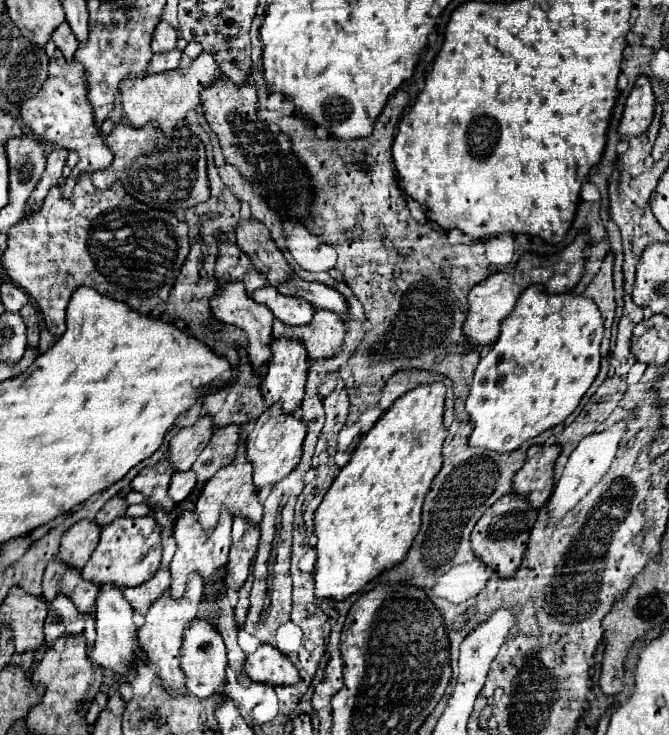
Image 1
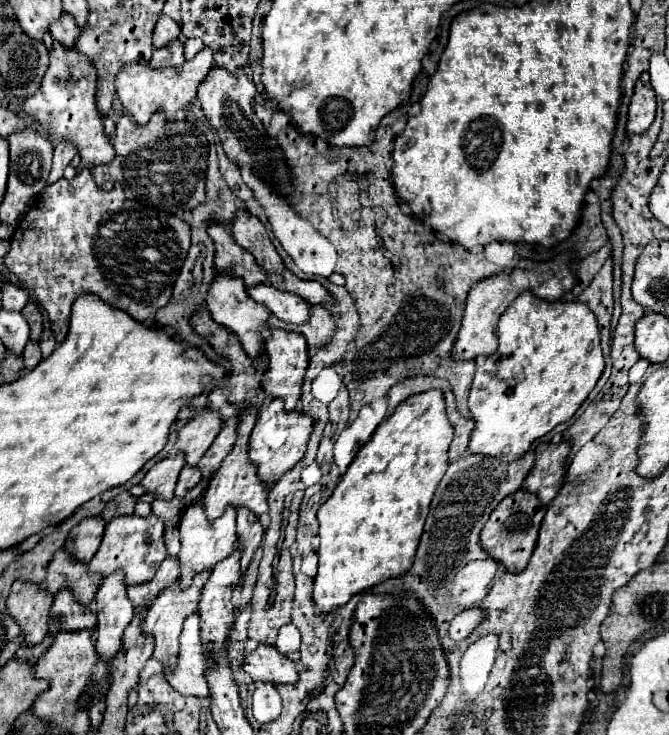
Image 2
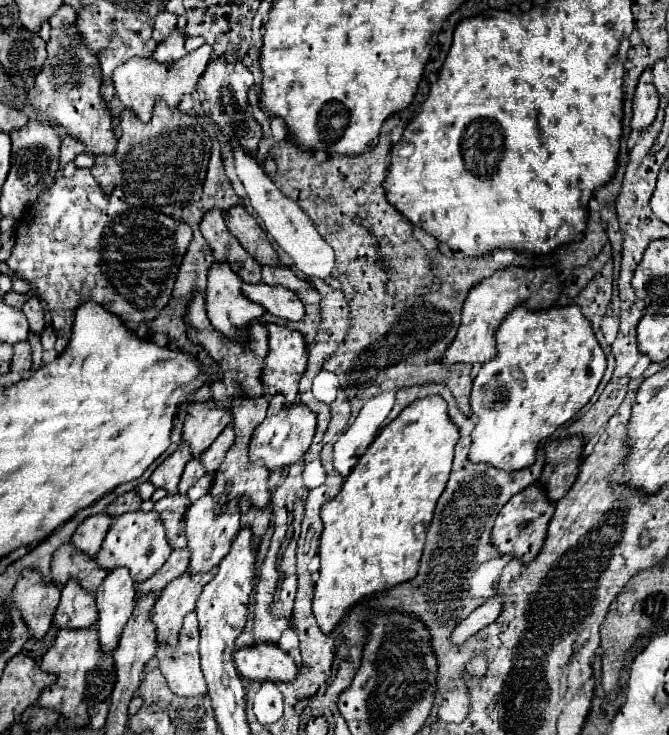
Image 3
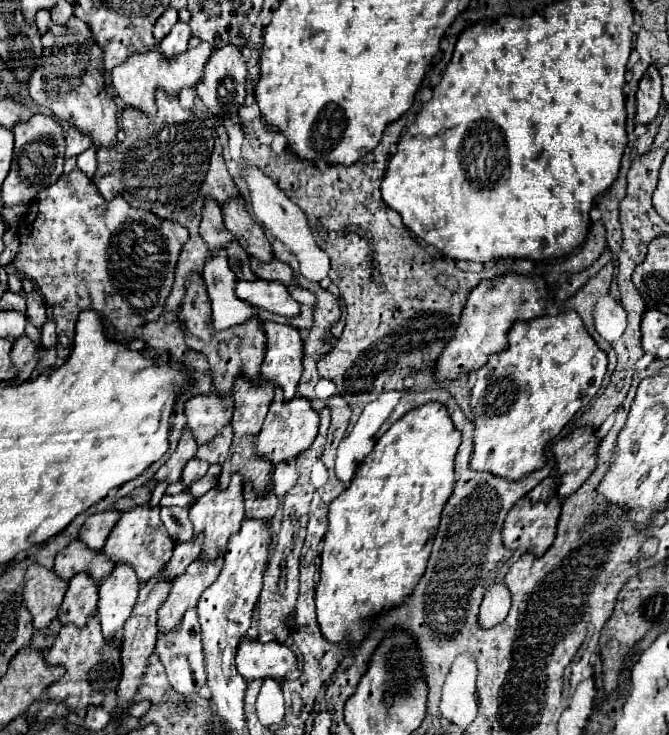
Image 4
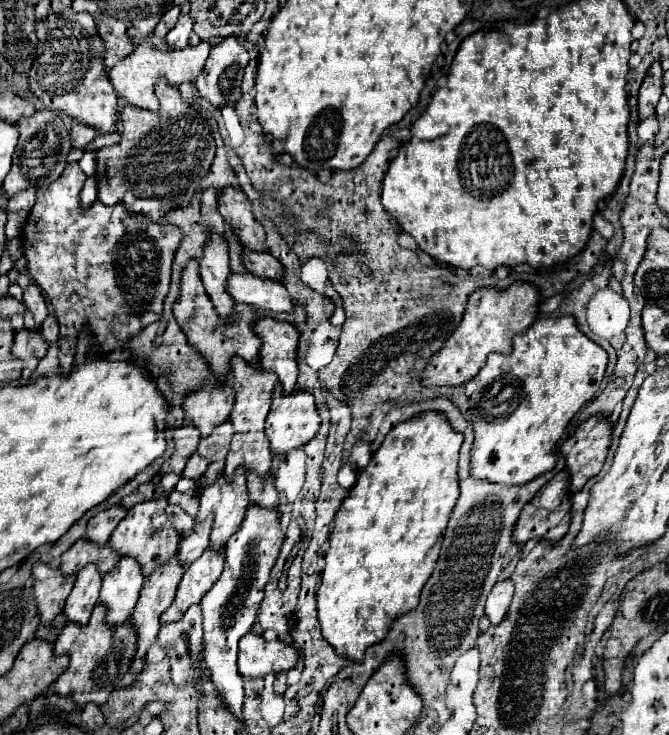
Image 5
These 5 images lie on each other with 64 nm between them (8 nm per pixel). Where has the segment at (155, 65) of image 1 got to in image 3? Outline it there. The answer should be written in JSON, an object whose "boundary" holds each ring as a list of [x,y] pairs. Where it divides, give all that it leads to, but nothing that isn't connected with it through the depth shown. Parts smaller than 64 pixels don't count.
{"boundary":[[[176,28],[164,42],[160,42],[160,44],[156,46],[154,58],[160,60],[160,62],[174,62],[174,60],[180,60],[180,56],[186,54],[184,42],[186,42],[184,32],[180,32],[180,30]]]}

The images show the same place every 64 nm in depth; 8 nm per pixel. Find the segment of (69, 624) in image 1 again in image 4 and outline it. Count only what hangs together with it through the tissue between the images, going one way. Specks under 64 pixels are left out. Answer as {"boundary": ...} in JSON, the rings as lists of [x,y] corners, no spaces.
{"boundary":[[[80,572],[70,580],[70,588],[60,606],[58,620],[62,624],[76,624],[82,628],[88,622],[88,618],[96,612],[96,606],[98,606],[98,584],[90,574]]]}

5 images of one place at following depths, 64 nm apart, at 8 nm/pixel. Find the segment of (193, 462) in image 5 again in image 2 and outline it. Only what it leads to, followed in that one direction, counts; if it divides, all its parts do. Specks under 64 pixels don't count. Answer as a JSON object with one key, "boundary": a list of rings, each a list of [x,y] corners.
{"boundary":[[[184,466],[180,472],[180,480],[176,484],[176,496],[184,498],[190,488],[194,488],[202,478],[202,472],[196,466]]]}

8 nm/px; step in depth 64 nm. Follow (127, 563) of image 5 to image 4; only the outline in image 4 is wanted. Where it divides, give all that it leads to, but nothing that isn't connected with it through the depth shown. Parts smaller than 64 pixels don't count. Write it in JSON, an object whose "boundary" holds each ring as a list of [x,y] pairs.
{"boundary":[[[116,564],[114,572],[100,582],[98,616],[102,632],[108,638],[122,636],[122,626],[128,620],[138,598],[140,580],[130,564]]]}

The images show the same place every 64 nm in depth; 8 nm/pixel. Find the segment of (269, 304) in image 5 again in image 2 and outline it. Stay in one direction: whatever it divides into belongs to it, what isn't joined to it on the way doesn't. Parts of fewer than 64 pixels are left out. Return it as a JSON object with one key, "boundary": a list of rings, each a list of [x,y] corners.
{"boundary":[[[266,282],[258,284],[258,286],[250,286],[246,290],[254,302],[264,304],[276,318],[280,318],[284,322],[302,324],[310,316],[310,304],[296,294],[278,290]]]}

